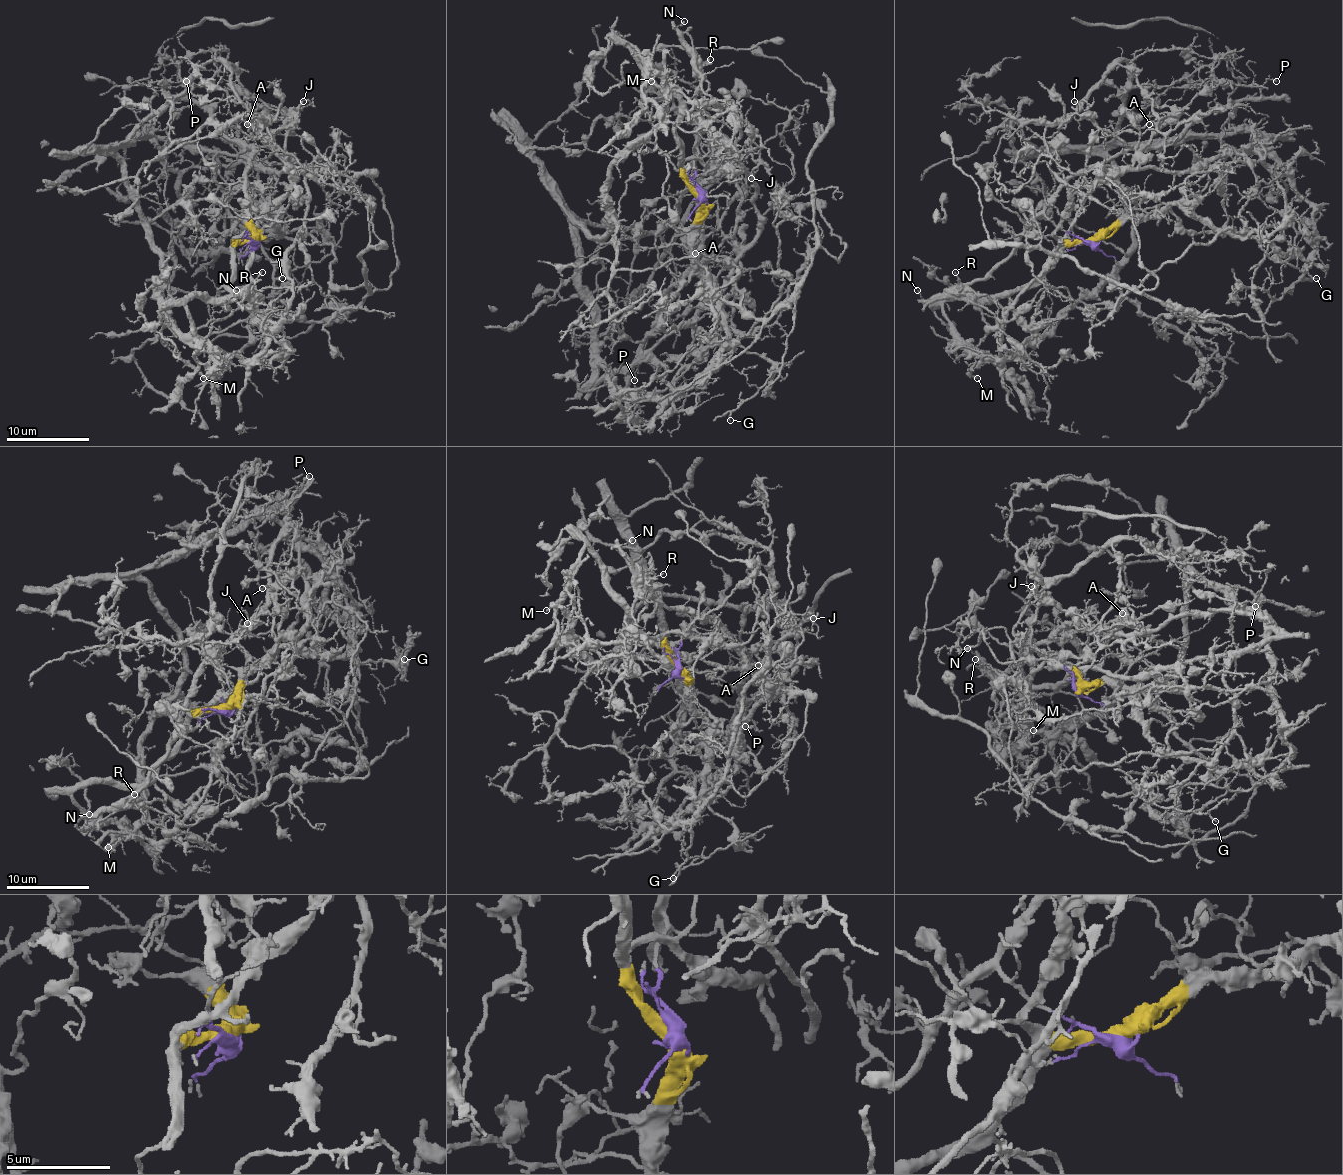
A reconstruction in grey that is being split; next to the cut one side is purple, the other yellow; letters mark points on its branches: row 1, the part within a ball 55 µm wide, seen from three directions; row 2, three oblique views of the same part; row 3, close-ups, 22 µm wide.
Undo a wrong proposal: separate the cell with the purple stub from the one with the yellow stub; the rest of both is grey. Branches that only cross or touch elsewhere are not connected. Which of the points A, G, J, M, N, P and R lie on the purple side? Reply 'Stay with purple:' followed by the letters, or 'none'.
Stay with purple: J, N, P, R

